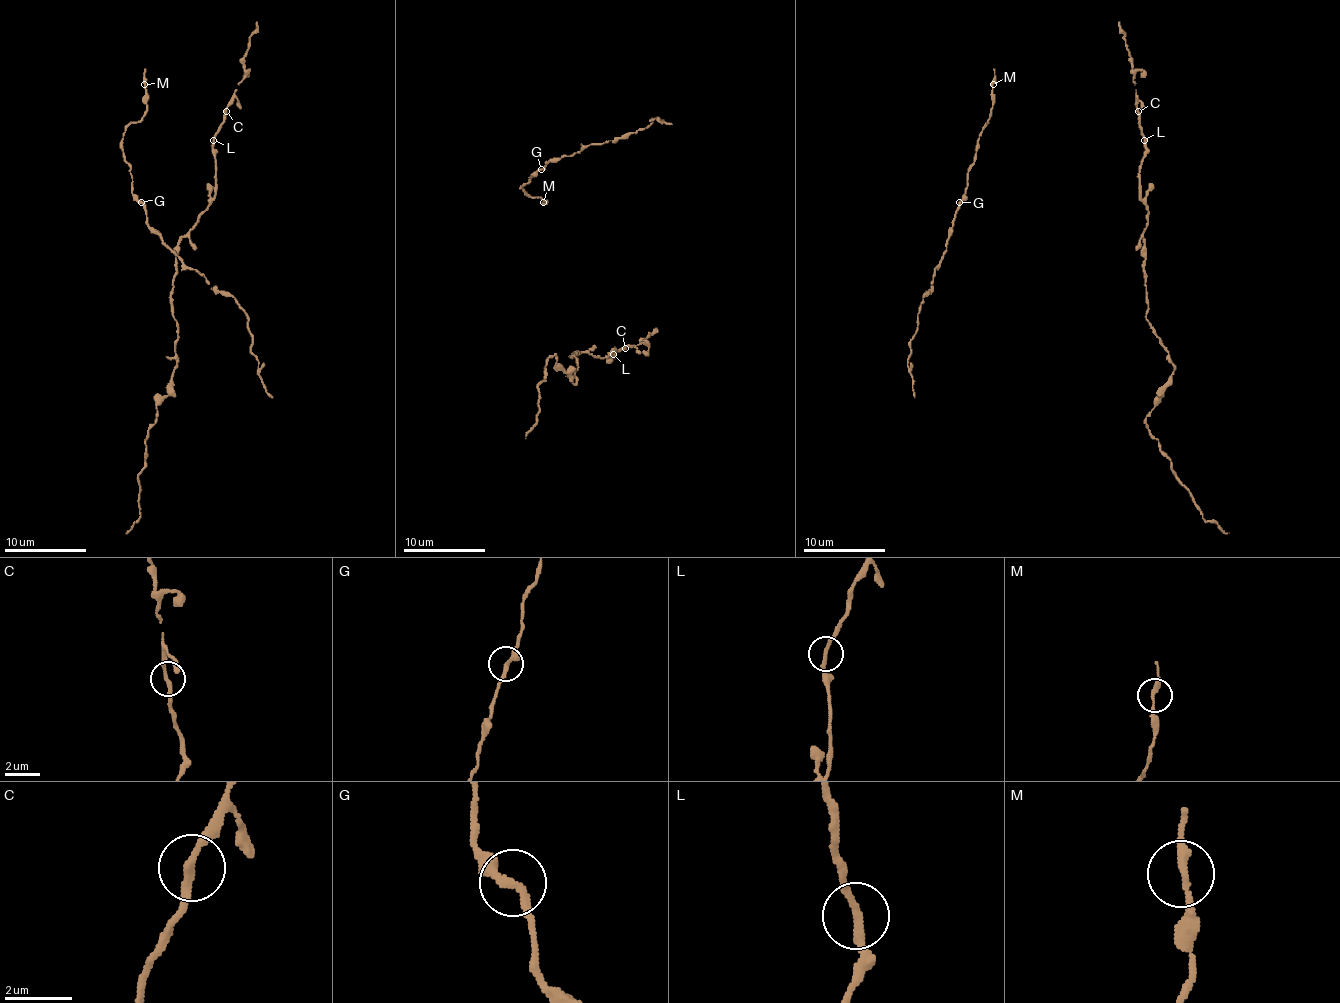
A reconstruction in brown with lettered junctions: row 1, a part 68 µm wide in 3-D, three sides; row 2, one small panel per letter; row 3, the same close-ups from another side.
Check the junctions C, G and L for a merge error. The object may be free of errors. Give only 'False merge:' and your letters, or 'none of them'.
False merge: none of them

